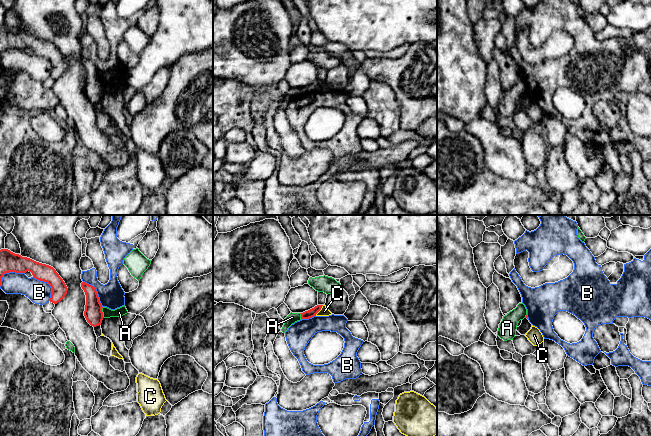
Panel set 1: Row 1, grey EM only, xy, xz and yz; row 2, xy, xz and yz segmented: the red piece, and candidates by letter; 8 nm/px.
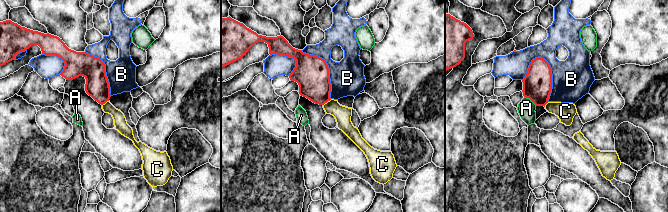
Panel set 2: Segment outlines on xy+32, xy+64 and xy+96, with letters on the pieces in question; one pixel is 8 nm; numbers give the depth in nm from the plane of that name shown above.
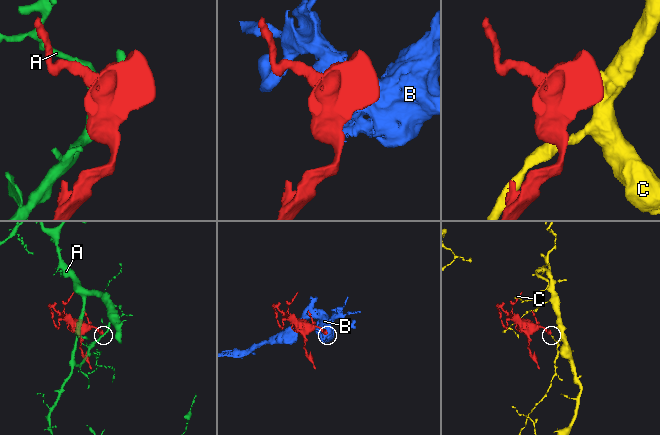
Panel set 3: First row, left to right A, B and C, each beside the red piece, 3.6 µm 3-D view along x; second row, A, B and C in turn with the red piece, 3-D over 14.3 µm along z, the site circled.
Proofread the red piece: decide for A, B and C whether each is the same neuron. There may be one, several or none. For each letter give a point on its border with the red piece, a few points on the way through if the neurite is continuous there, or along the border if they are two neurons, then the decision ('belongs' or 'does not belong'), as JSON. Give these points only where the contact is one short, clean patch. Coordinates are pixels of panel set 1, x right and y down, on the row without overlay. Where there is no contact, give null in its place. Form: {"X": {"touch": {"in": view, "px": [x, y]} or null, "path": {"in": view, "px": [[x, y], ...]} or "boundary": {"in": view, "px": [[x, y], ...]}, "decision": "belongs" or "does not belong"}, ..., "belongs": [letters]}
{"A": {"touch": {"in": "xy", "px": [102, 88]}, "decision": "does not belong"}, "B": {"touch": {"in": "xy", "px": [8, 48]}, "decision": "does not belong"}, "C": {"touch": {"in": "xz", "px": [320, 85]}, "boundary": {"in": "xz", "px": [[323, 81], [315, 91]]}, "decision": "does not belong"}, "belongs": []}

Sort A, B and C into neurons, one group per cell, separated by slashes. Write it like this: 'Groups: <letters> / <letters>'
Groups: A / B / C

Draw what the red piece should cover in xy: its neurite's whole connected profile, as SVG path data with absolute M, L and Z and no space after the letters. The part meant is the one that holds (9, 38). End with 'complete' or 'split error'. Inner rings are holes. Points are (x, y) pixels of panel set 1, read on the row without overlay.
M8 25L0 26L0 62L5 49L26 49L27 47L31 48L35 55L47 58L51 62L50 78L57 80L67 70L68 64L65 58L53 43L22 33Z; complete

